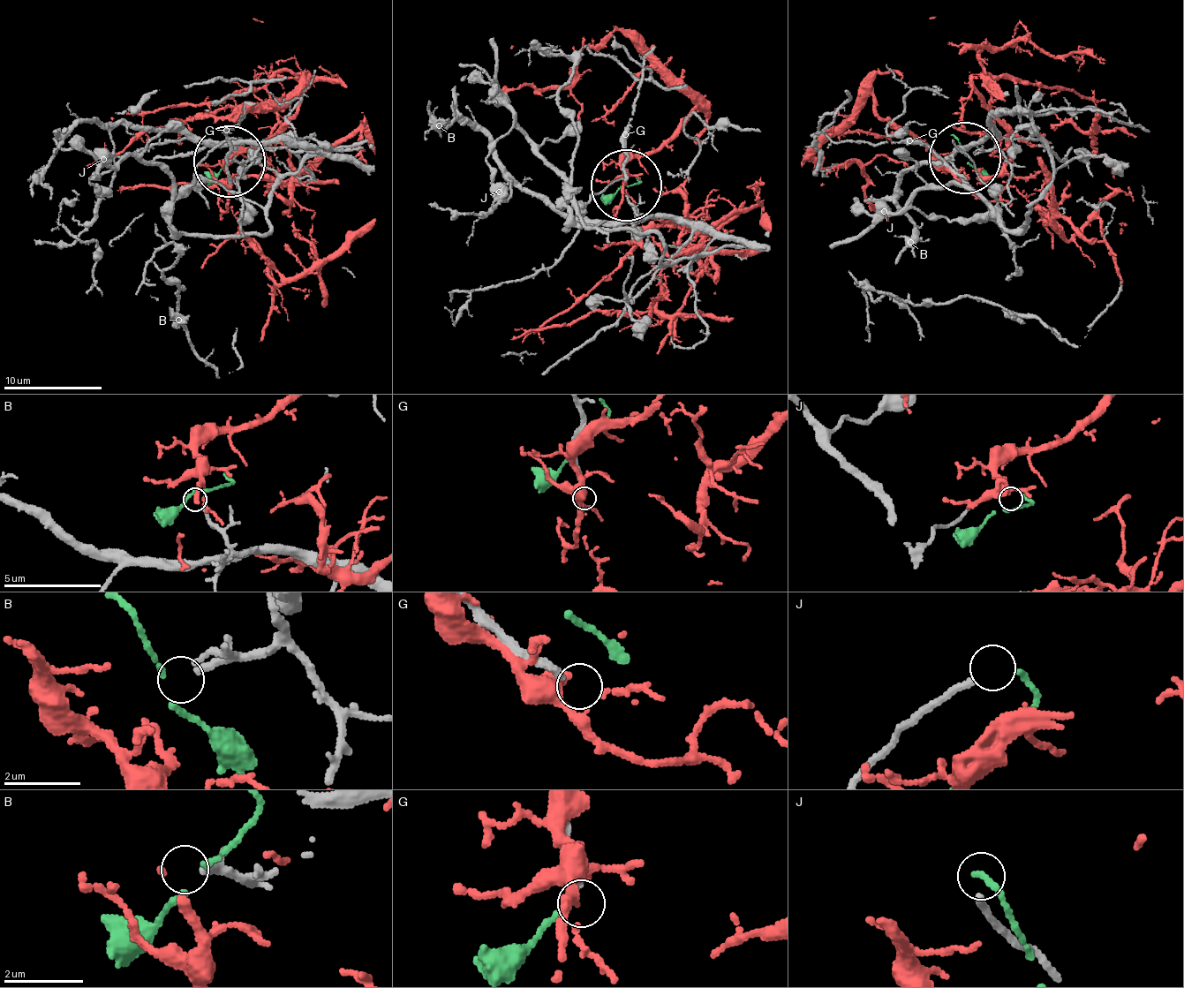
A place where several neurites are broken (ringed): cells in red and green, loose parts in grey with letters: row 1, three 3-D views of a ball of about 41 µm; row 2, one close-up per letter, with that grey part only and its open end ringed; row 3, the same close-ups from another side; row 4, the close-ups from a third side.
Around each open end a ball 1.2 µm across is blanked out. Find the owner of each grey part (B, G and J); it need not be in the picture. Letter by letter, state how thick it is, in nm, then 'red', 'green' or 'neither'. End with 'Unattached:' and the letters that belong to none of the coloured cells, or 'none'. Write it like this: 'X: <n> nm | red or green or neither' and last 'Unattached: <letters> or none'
B: 140 nm | neither
G: 220 nm | neither
J: 170 nm | neither
Unattached: B, G, J

